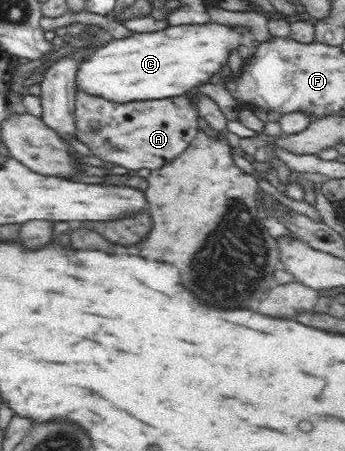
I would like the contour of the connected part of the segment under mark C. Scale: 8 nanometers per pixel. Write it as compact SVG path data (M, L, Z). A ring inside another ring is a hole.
M217 22L204 24L182 24L168 26L164 30L151 34L133 34L125 40L113 40L107 46L99 48L87 62L83 62L76 72L76 92L92 95L93 98L107 99L113 103L130 103L142 100L161 100L176 96L186 96L196 92L195 86L207 84L215 74L221 74L221 68L227 64L229 54L243 46L245 38L253 38L253 29L235 25L229 26Z

